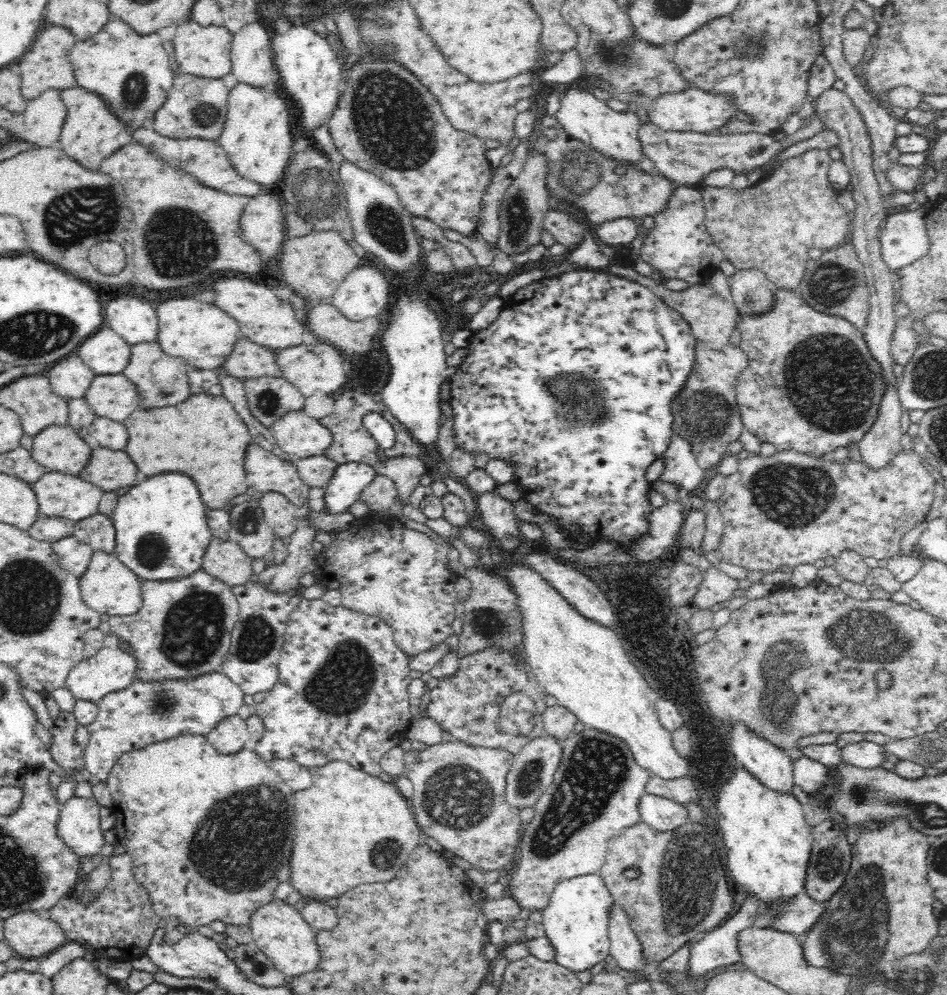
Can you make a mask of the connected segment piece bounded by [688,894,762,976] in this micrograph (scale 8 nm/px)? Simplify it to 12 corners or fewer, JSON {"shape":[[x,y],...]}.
{"shape":[[748,894],[733,917],[690,946],[689,974],[737,967],[739,933],[762,905]]}

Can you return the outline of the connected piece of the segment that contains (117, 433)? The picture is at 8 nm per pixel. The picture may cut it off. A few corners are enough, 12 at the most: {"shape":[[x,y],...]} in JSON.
{"shape":[[97,416],[87,429],[96,446],[124,451],[123,422]]}

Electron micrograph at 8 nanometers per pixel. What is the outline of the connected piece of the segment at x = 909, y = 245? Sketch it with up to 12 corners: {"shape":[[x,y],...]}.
{"shape":[[925,209],[891,212],[881,255],[897,271],[928,250]]}

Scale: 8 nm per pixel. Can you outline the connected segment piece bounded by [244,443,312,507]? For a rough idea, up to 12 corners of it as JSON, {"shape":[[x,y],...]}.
{"shape":[[258,444],[245,455],[257,494],[279,492],[306,506],[311,486],[294,462]]}

